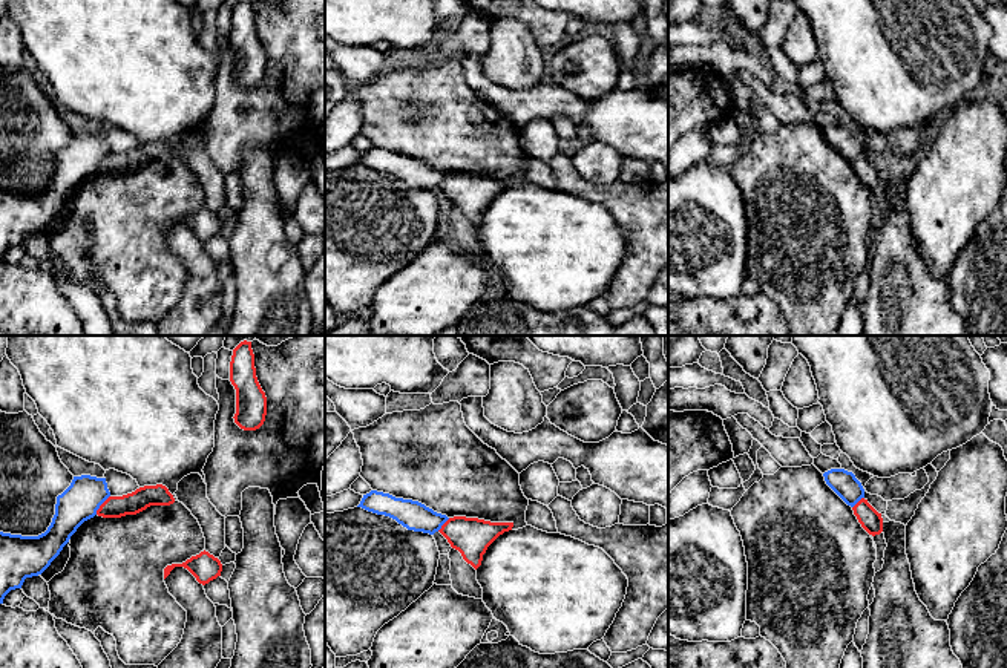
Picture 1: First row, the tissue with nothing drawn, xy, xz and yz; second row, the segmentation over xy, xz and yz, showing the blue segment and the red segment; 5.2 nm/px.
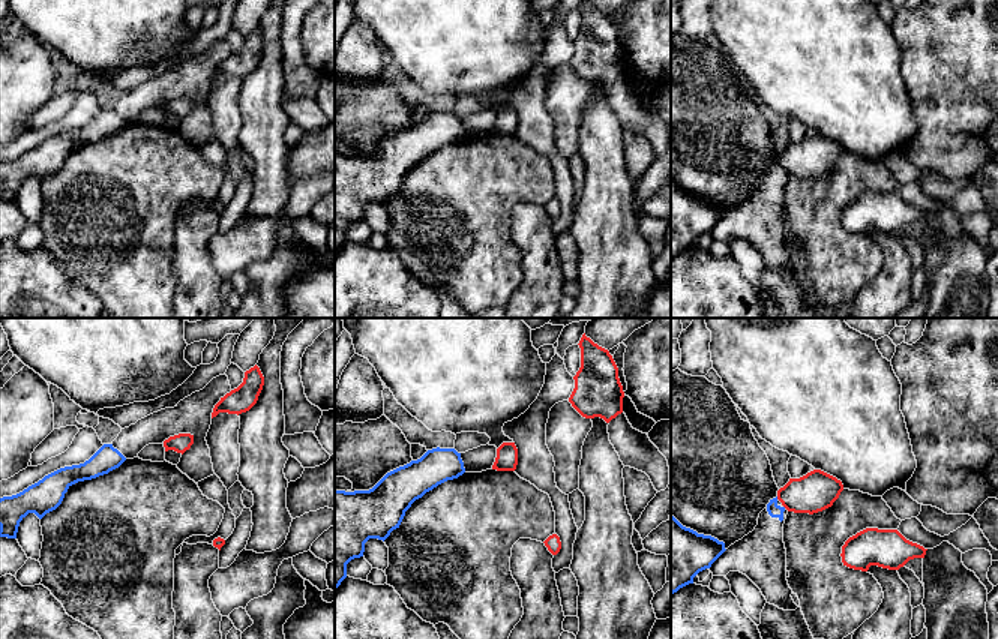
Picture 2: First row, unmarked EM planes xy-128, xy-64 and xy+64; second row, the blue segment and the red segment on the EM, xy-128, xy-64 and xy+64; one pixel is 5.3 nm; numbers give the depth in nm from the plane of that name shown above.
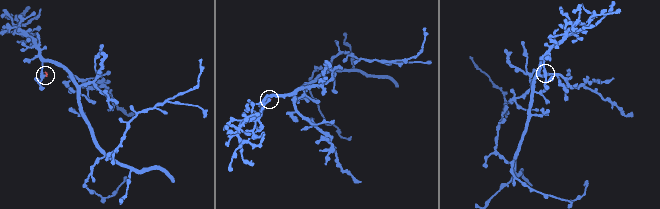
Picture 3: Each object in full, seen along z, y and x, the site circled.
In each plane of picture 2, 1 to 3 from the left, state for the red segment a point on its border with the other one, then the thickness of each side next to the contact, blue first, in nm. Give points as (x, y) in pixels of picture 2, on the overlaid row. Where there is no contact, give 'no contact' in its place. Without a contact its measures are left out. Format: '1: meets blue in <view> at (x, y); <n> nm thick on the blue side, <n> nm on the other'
1: no contact
2: no contact
3: no contact

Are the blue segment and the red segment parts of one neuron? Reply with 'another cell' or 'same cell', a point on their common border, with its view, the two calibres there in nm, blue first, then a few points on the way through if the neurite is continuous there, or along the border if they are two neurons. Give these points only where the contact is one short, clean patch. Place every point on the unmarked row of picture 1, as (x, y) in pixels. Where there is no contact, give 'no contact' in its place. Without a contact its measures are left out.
another cell; meets blue in xy at (101, 160); 200 nm thick on the blue side, 120 nm on the other; border along xy (109, 152), (95, 170)

